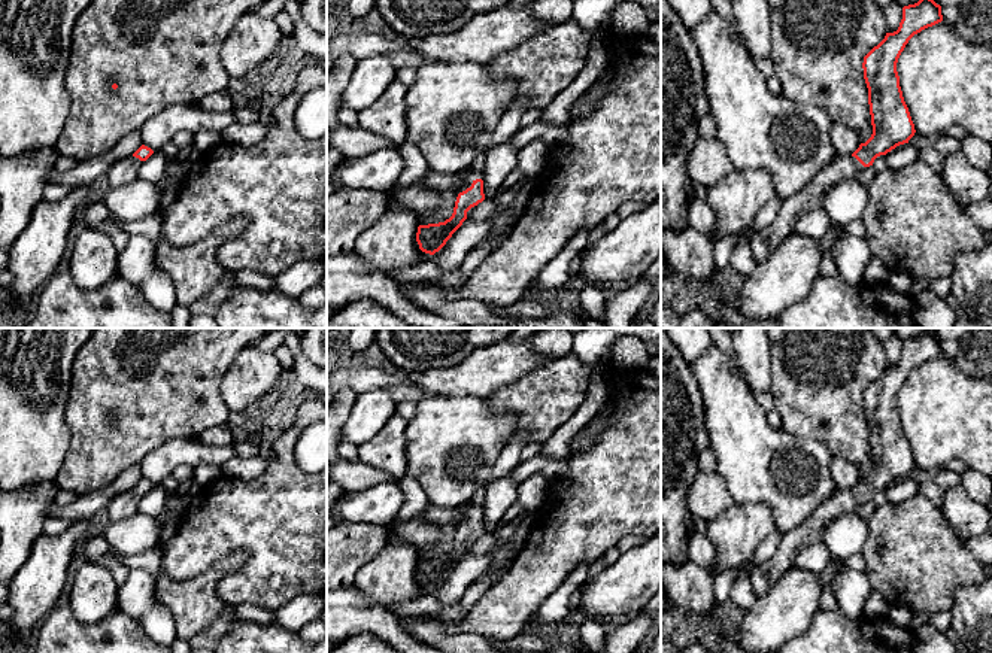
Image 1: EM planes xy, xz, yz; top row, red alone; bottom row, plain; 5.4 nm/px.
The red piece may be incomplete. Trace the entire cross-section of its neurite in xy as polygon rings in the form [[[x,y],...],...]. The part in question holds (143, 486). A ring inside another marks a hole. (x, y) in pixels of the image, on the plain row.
[[[142,479],[131,490],[116,495],[106,505],[109,517],[113,522],[124,520],[137,513],[139,502],[143,495],[146,495],[154,485]]]

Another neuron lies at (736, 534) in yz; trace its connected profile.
[[[732,504],[723,514],[707,522],[715,550],[715,572],[740,568],[774,529],[771,508],[765,504]]]

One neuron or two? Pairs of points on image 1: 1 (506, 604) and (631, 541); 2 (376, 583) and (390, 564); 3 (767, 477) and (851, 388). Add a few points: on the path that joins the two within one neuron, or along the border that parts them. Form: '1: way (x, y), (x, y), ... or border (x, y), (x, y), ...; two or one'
1: border (645, 535), (625, 535), (615, 546); two
2: way (381, 579), (390, 568); one
3: border (780, 428), (795, 437), (818, 440), (831, 455); two

